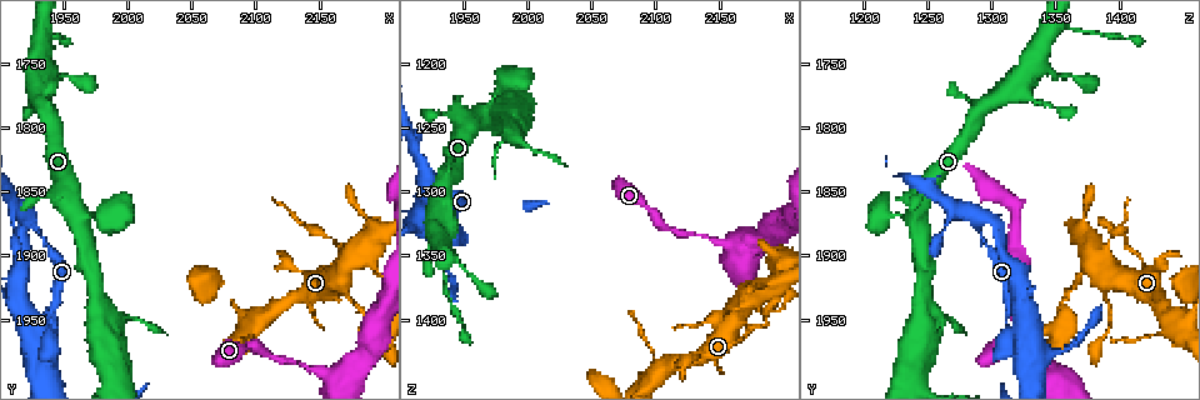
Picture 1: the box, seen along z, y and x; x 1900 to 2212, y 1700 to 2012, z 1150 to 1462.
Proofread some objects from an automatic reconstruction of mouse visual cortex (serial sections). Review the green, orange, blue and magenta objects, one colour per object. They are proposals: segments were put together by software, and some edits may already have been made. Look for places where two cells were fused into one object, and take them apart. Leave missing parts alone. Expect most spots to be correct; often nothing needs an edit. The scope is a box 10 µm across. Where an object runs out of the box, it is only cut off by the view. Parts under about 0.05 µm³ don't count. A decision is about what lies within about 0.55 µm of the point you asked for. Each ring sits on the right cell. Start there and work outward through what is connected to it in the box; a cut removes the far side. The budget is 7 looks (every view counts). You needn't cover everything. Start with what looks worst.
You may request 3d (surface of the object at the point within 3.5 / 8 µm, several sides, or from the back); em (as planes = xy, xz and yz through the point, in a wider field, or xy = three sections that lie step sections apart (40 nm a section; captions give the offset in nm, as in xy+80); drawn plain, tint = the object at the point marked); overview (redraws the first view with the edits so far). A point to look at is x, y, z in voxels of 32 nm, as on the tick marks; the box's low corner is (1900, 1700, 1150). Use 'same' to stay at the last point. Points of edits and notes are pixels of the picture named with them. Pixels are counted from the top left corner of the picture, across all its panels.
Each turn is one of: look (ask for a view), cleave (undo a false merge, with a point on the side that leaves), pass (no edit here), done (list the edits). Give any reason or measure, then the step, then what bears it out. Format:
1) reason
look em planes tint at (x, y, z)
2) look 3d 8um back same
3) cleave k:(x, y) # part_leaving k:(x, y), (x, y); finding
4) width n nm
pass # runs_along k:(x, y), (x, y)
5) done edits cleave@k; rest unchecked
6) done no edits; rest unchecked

sharp bend
look 3d 3.5um at (1922, 1876, 1292)

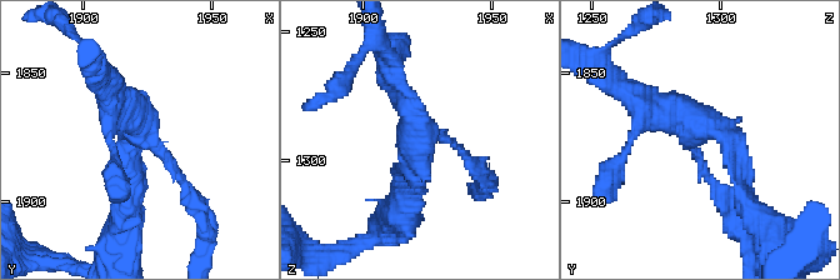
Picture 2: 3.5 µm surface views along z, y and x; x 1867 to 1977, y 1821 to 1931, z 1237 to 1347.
now the EM
look em xy step 1 tint at (1923, 1874, 1291)

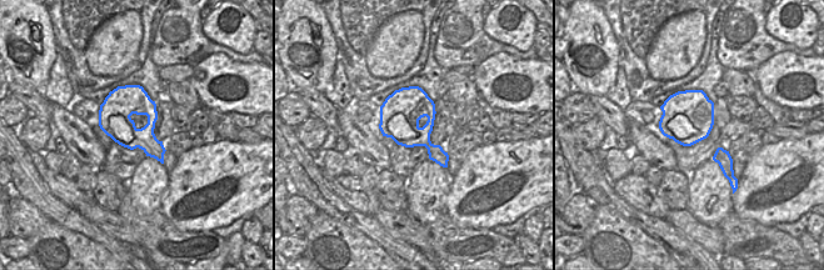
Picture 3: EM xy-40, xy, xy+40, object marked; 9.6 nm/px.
pass # runs_along 2:(193, 194), (108, 101); one cell here

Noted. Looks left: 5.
three-way junction
look 3d 3.5um at (2104, 1952, 1438)

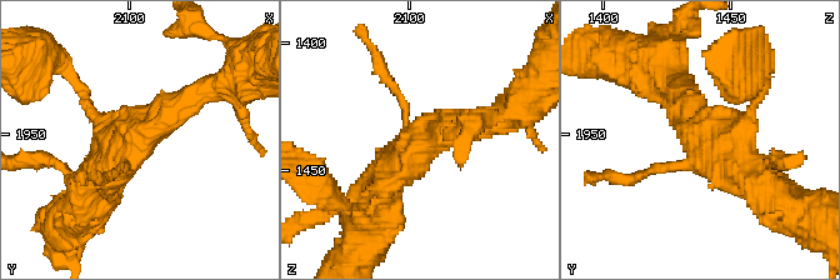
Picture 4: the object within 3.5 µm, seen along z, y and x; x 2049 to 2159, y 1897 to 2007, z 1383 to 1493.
look em xy step 2 tint at (2103, 1953, 1439)

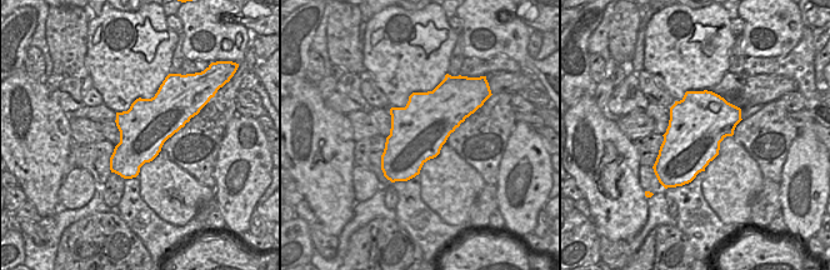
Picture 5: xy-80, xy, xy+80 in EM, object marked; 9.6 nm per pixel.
pass # runs_along 4:(199, 91), (130, 141), (91, 184); one cell here

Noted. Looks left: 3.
abrupt turn
look 3d 3.5um at (1932, 1972, 1326)

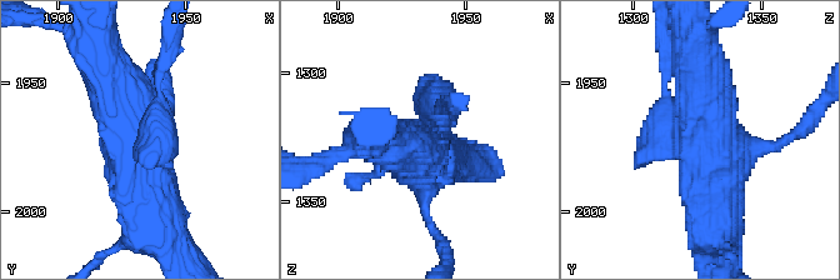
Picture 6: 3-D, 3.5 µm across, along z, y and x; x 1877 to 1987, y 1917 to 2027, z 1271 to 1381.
shape alone is not enough
look em planes tint at (1933, 1972, 1326)

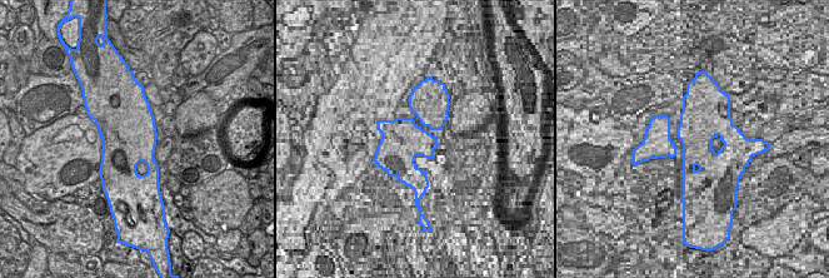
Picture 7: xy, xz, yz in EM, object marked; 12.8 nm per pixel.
pass # one cell here

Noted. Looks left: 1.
done no edits; rest unchecked

